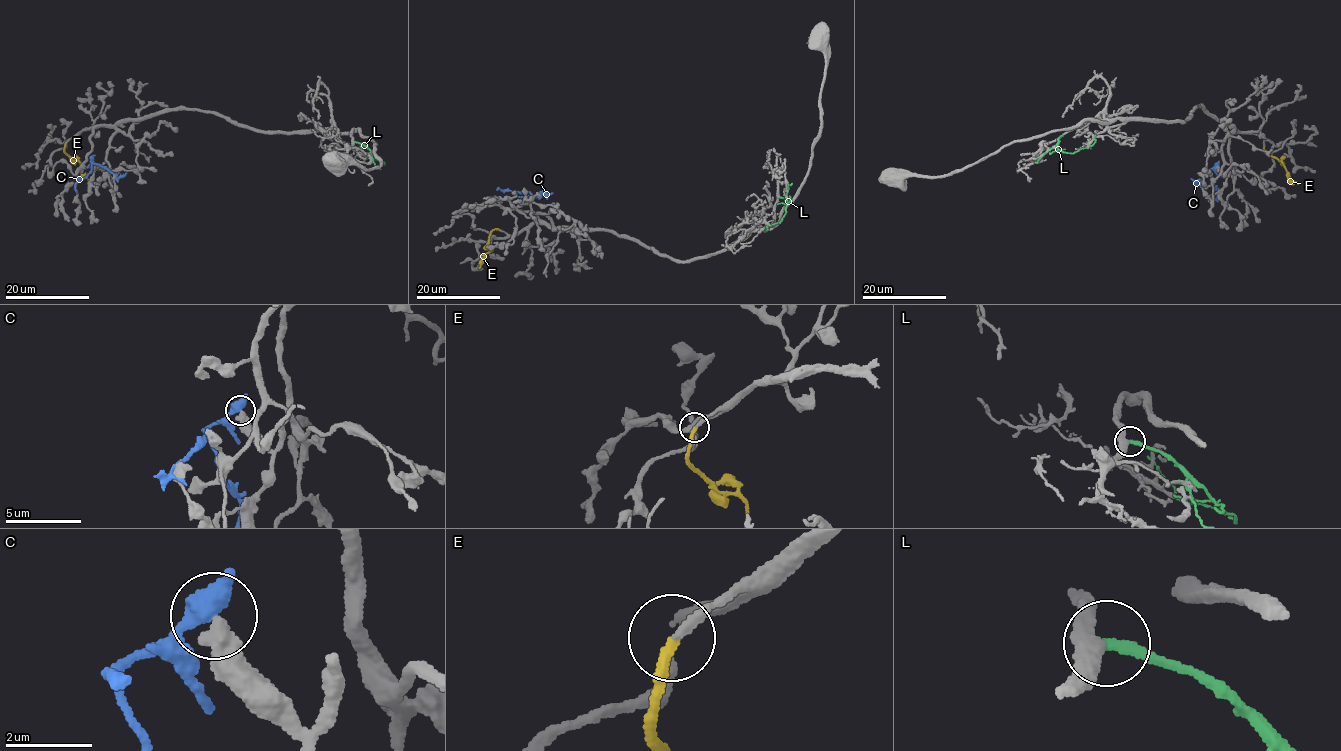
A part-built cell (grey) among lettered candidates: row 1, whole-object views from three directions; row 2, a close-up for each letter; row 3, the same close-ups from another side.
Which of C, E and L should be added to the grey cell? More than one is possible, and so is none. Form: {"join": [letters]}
{"join": ["E"]}

